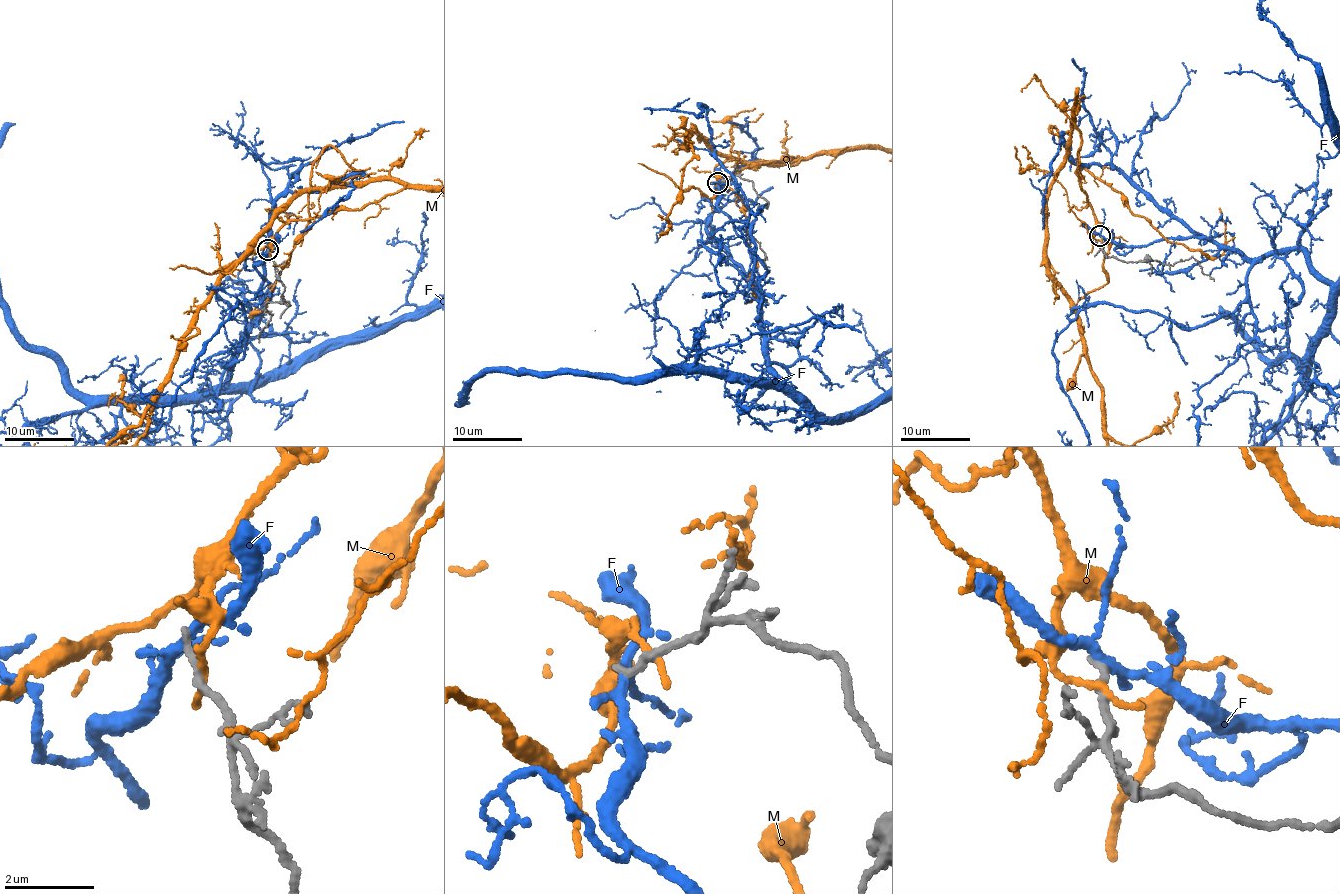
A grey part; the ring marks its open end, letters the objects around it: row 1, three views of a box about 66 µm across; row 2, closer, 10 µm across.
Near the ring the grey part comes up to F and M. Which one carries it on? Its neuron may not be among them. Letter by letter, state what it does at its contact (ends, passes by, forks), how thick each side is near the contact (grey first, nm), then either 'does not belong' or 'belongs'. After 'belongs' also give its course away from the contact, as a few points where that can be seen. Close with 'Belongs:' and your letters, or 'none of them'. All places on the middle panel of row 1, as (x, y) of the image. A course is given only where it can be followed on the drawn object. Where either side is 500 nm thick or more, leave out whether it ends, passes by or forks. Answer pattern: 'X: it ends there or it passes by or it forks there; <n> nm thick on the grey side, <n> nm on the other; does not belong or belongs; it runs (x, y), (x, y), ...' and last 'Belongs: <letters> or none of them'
F: it forks there; 170 nm thick on the grey side, 180 nm on the other; does not belong
M: it ends there; 220 nm thick on the grey side, 180 nm on the other; does not belong
Belongs: none of them

